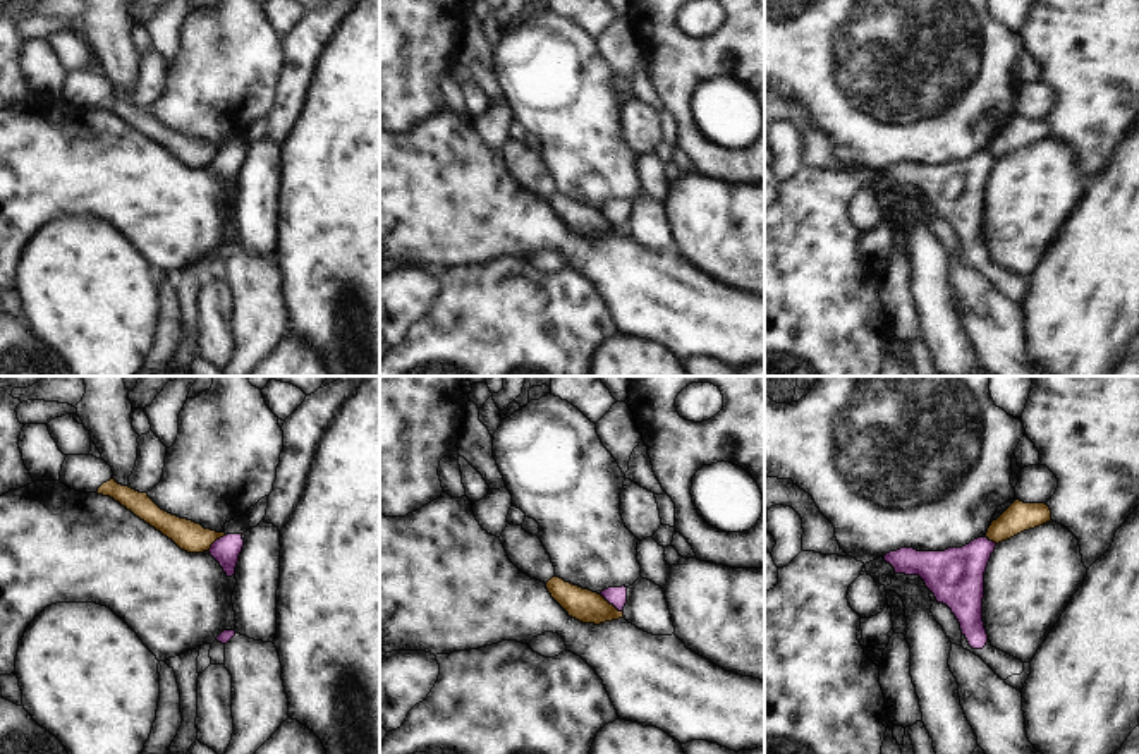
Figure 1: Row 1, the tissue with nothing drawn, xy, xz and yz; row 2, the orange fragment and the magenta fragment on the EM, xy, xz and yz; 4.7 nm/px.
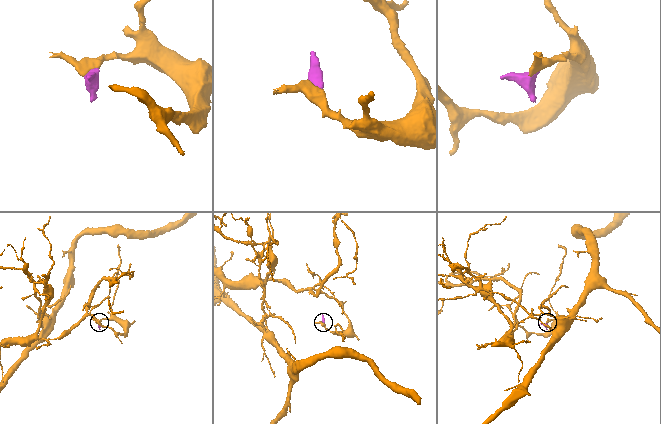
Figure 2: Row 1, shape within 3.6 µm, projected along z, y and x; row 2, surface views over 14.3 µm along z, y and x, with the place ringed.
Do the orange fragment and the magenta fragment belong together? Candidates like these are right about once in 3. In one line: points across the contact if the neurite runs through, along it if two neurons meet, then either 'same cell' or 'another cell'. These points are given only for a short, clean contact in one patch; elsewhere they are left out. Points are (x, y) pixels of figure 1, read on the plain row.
along xz (600, 208), (622, 227) | another cell

